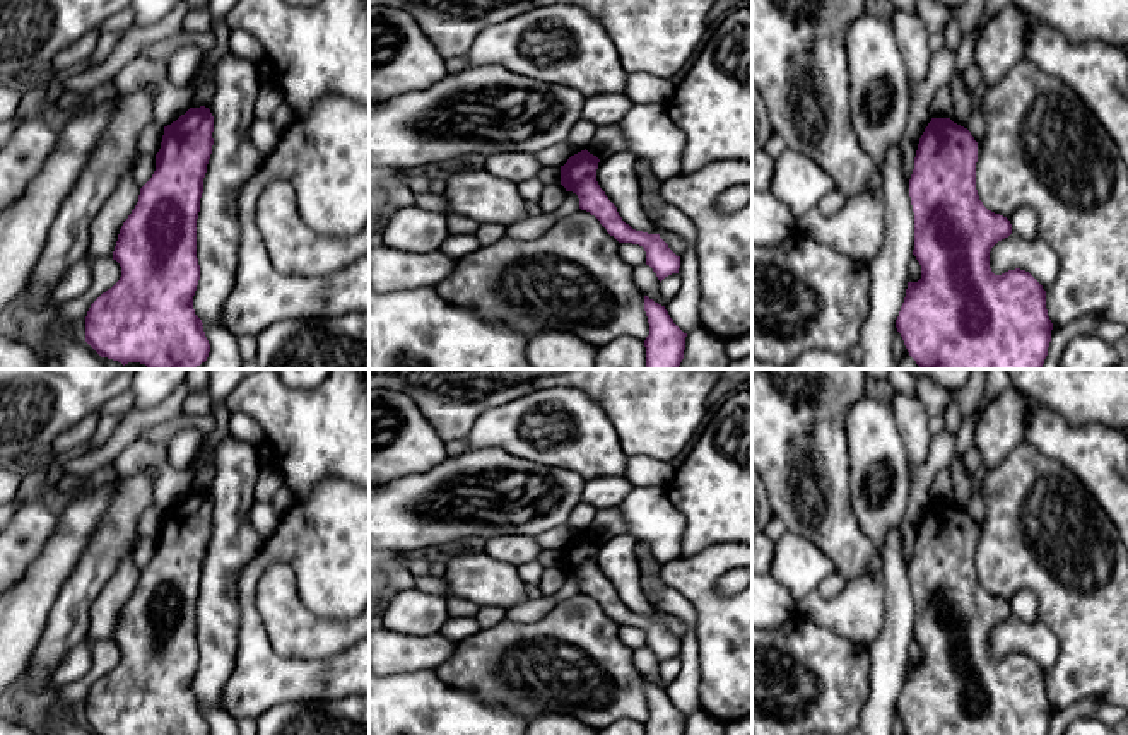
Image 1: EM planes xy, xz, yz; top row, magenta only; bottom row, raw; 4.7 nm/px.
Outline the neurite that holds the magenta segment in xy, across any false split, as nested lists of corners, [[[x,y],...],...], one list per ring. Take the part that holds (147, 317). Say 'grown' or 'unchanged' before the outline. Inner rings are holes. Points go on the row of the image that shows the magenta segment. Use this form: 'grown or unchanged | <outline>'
unchanged | [[[190,108],[176,121],[164,126],[156,171],[140,188],[138,202],[123,222],[113,251],[121,267],[120,280],[103,292],[85,316],[85,342],[101,356],[121,362],[145,364],[149,369],[195,369],[207,361],[210,344],[202,320],[195,315],[193,296],[200,280],[197,258],[197,219],[203,193],[203,178],[212,154],[214,116],[209,108]]]

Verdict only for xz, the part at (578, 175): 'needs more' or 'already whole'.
already whole

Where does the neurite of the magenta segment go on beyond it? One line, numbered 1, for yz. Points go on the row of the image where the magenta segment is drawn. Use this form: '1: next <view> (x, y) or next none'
1: next none

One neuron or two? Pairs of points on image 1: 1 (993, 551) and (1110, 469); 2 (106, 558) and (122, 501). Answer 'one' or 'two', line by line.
1: two
2: one

